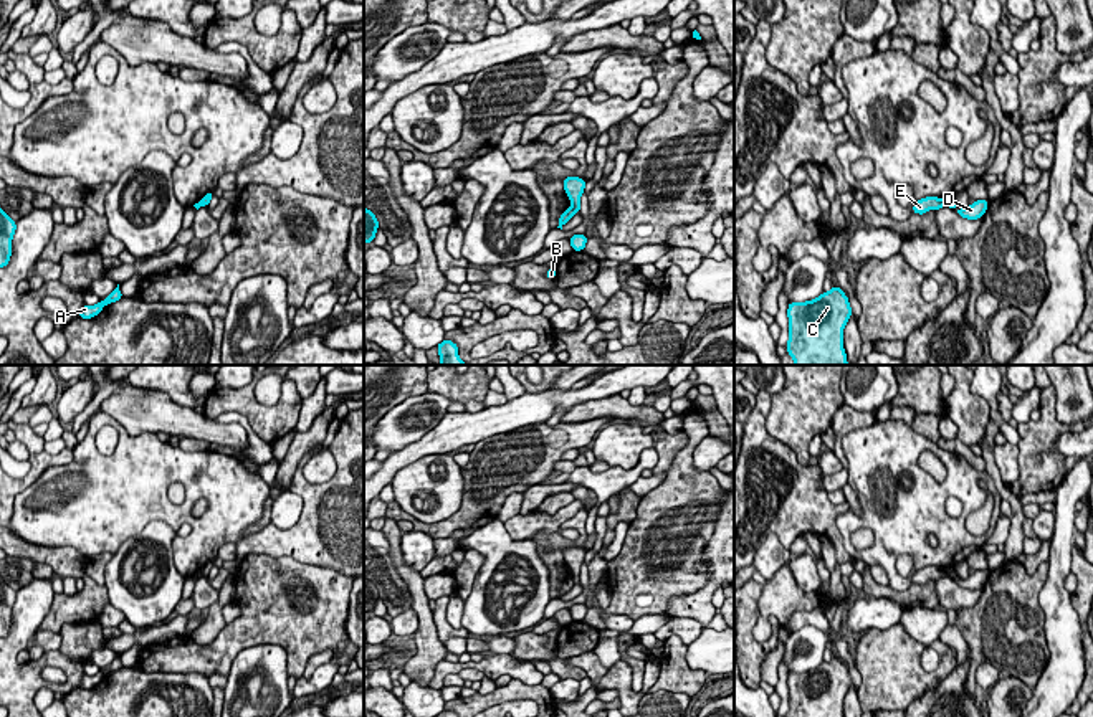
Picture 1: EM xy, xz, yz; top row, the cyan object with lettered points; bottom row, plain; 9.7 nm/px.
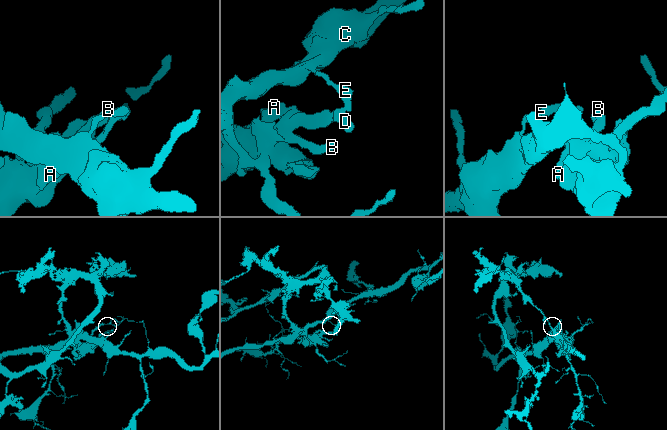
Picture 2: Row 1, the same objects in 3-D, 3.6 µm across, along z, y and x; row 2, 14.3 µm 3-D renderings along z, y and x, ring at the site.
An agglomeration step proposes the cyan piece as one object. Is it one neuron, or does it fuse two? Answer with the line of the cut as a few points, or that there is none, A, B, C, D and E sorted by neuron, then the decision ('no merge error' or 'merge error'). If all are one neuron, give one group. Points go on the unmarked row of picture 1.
cut in yz along (953, 569), (948, 575); A B D / C E; merge error

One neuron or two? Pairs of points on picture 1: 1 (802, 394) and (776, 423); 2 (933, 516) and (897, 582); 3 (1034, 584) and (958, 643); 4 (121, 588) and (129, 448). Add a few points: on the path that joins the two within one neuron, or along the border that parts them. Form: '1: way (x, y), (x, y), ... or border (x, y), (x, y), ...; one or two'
1: way (799, 400), (782, 417); one
2: way (916, 529), (895, 550), (892, 565); one
3: border (954, 625), (968, 646); two
4: border (157, 521), (151, 521), (113, 554); two

